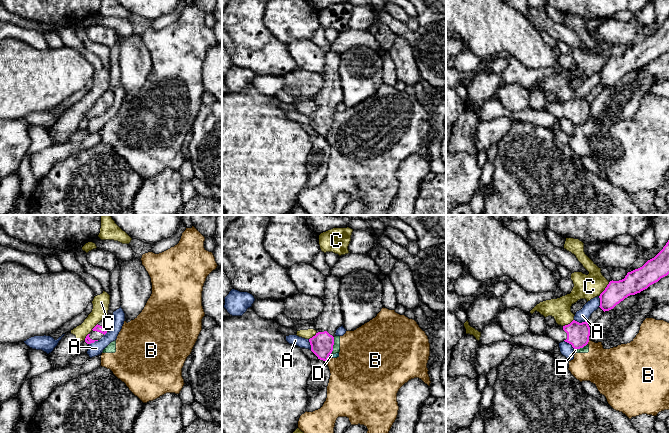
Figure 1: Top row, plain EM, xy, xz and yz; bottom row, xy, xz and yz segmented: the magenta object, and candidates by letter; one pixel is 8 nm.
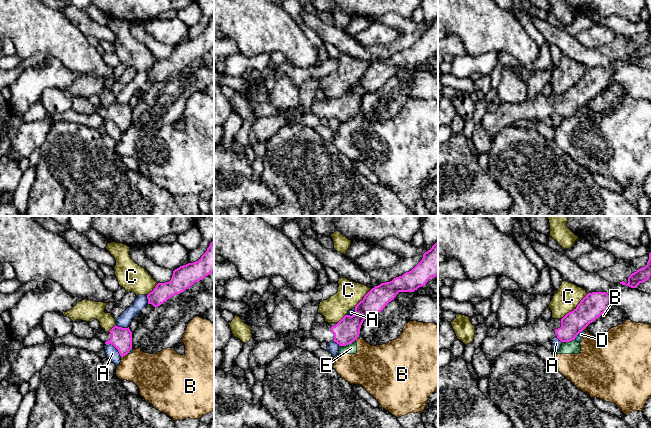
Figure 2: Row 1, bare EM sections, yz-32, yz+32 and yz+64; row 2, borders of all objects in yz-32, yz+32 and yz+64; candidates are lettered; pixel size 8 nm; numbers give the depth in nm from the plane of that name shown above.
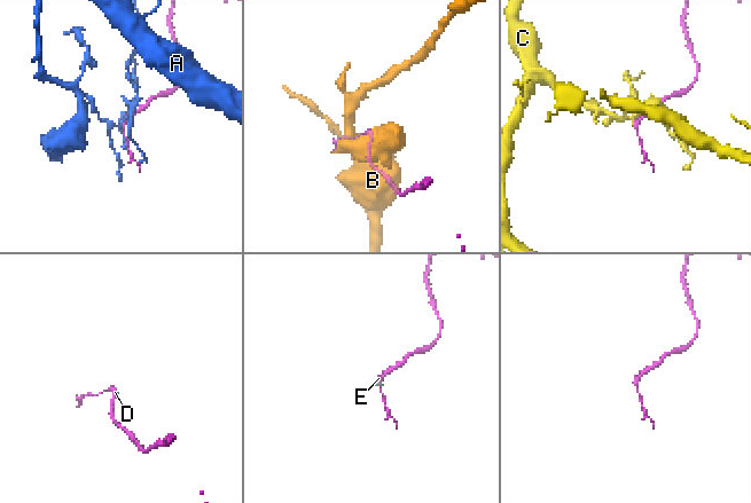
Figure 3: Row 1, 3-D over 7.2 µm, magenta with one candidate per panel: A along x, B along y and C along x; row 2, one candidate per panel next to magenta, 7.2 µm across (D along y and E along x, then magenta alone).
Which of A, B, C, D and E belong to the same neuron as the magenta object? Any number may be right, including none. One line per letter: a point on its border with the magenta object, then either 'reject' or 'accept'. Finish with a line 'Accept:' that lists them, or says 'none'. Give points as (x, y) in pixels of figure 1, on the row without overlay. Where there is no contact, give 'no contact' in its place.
A: meets magenta in yz at (580, 99); reject
B: meets magenta in yz at (588, 117); reject
C: meets magenta in yz at (605, 65); reject
D: meets magenta in xz at (329, 130); reject
E: meets magenta in xz at (332, 121); reject
Accept: none

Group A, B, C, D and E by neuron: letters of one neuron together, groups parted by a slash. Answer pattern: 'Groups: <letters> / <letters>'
Groups: A / B D E / C

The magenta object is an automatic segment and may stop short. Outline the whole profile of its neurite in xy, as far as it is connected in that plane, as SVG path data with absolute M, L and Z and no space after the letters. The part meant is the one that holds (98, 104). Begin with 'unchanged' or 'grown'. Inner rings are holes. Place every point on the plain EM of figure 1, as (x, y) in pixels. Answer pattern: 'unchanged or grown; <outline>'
grown; M107 90L86 112L85 118L87 120L94 119L100 116L107 108L114 103L113 91Z

